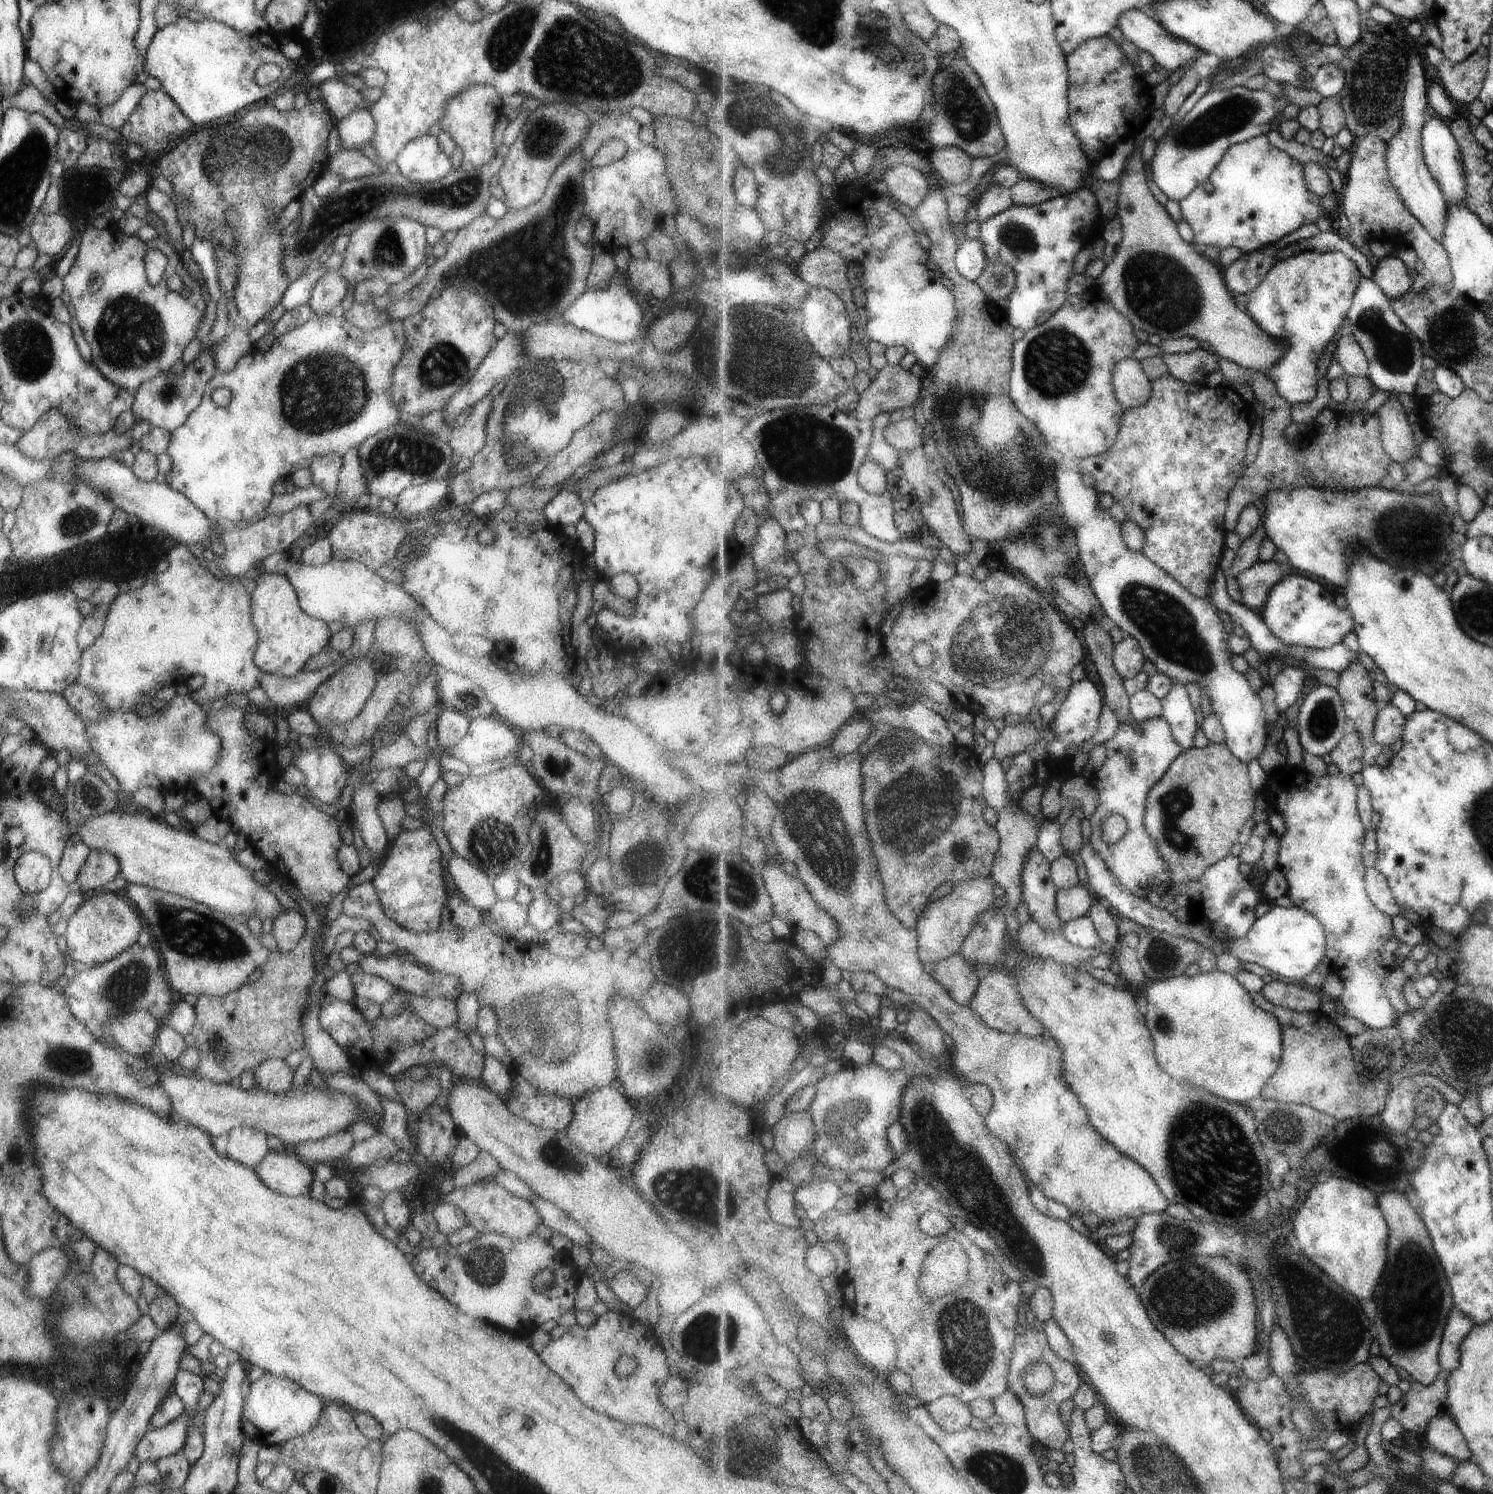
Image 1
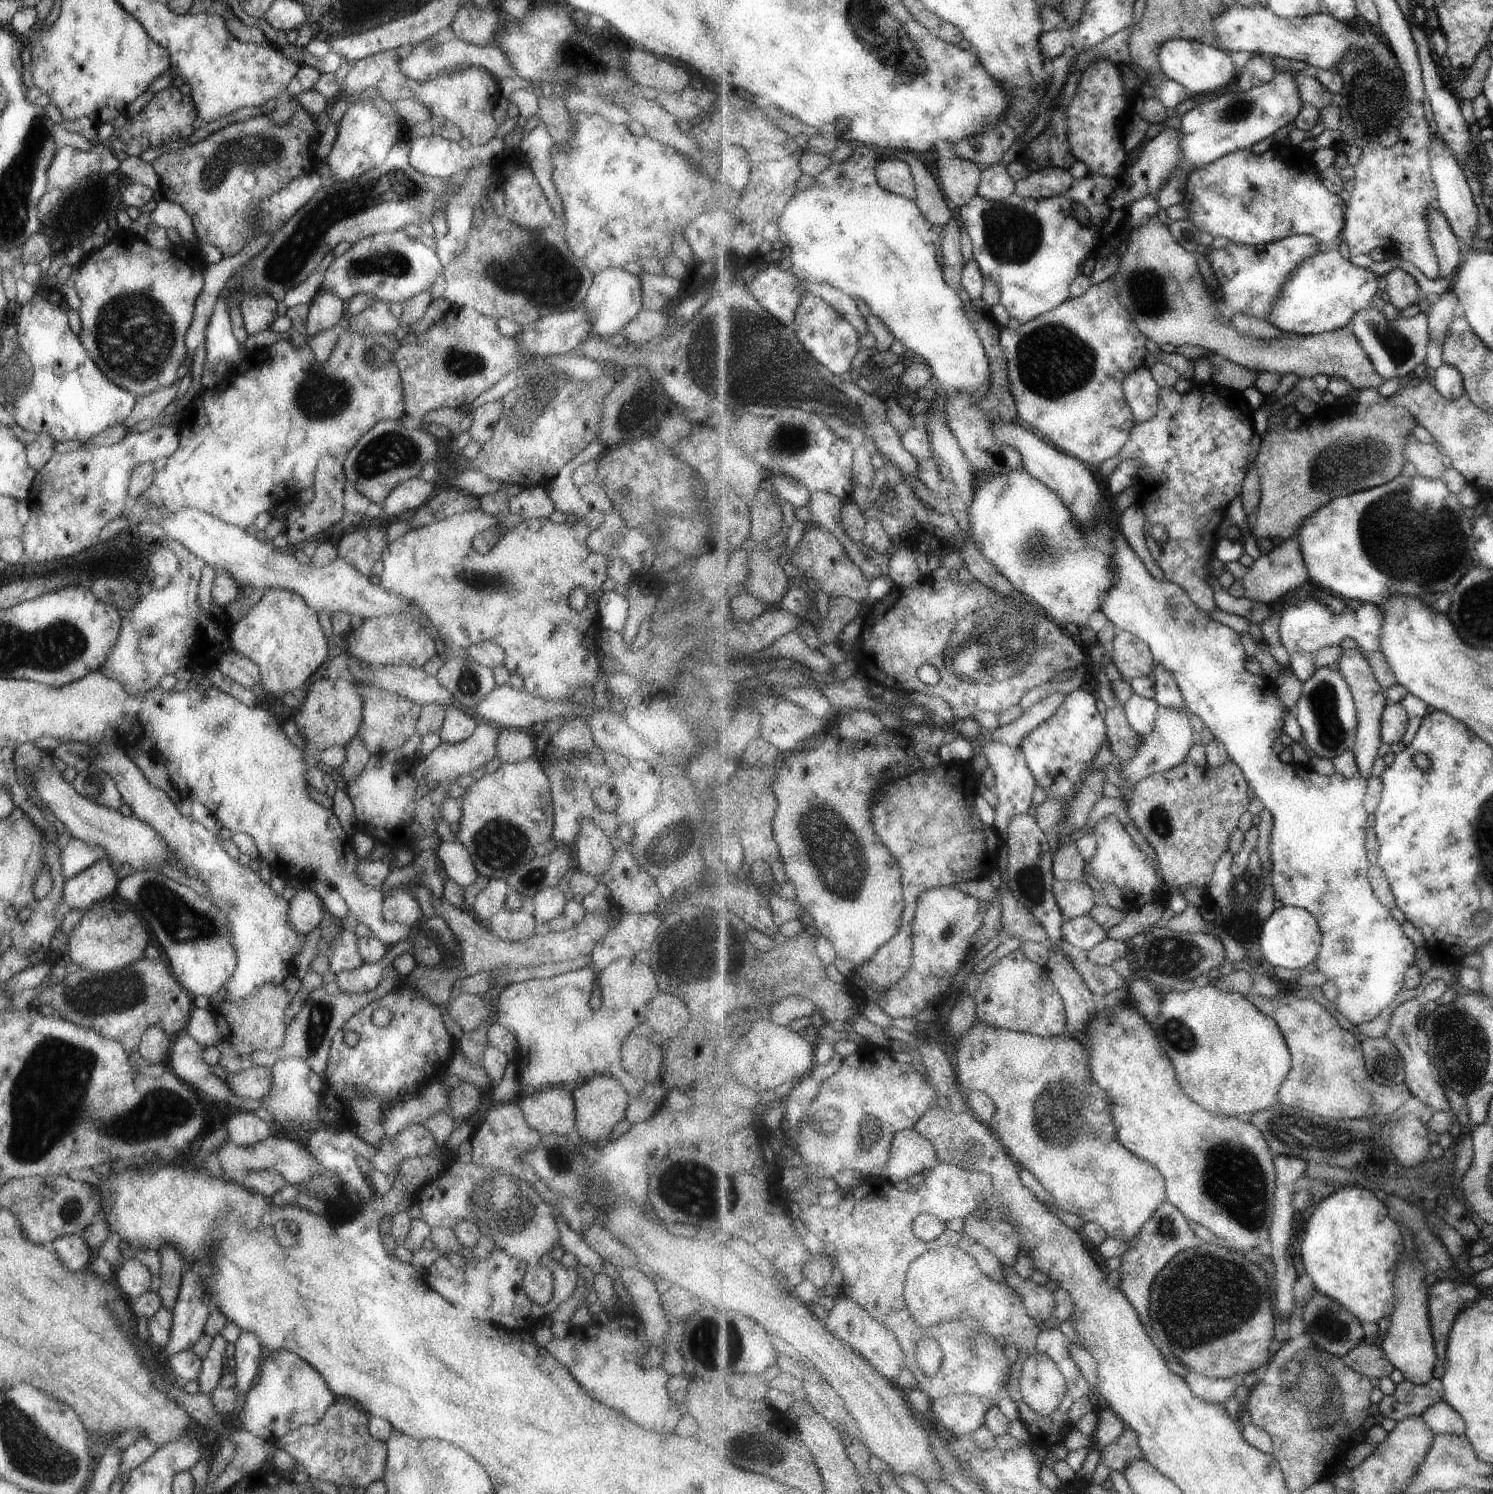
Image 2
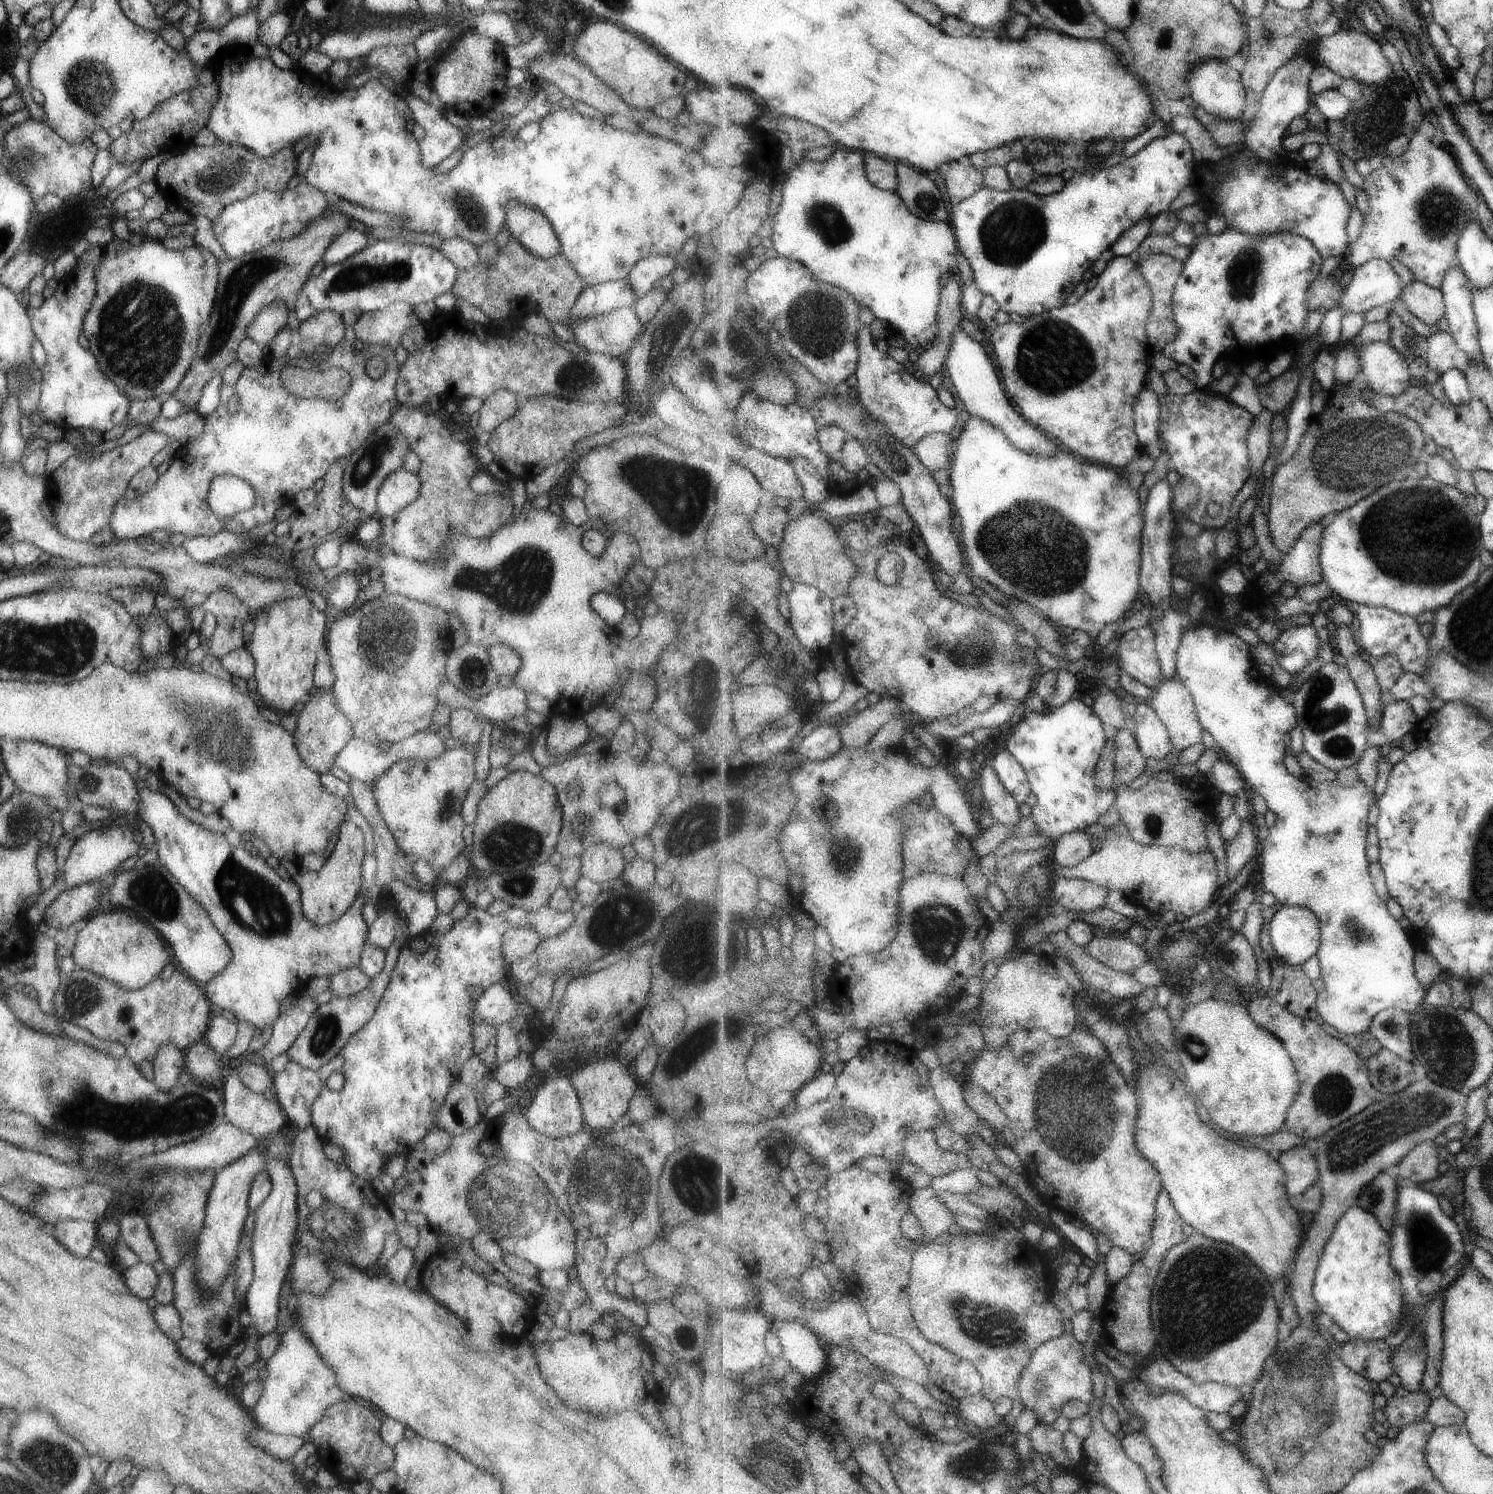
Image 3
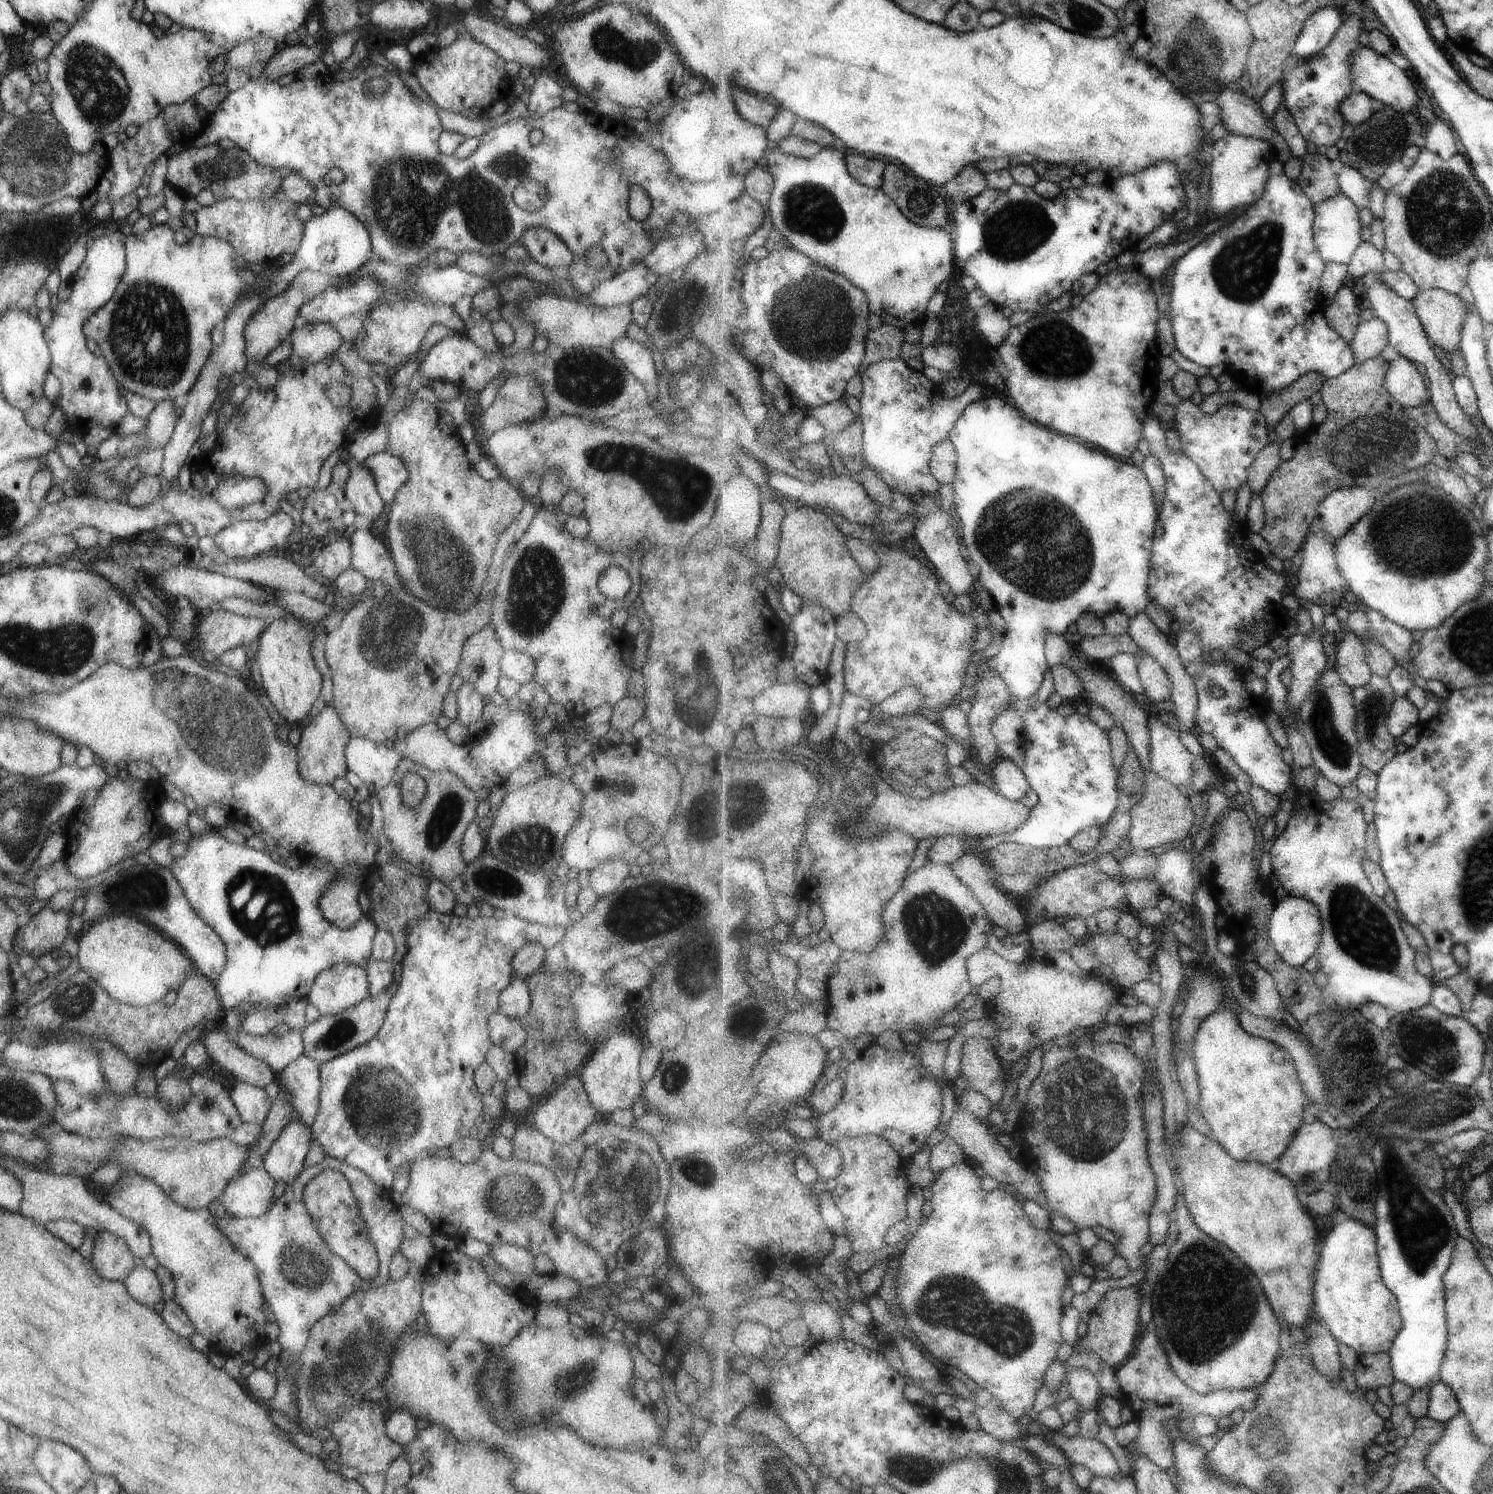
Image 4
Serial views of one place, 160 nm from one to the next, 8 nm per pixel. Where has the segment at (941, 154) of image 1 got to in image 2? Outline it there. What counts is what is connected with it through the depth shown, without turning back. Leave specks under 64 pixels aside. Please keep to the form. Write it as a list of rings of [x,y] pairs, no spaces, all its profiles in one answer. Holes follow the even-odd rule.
[[[961,157],[938,159],[938,175],[944,194],[954,207],[968,203],[977,193],[983,169]]]

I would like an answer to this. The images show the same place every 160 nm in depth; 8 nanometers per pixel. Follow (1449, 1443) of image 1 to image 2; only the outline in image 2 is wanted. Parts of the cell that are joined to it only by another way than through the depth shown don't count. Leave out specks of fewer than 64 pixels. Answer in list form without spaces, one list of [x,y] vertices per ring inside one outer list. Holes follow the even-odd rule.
[[[1445,1400],[1430,1406],[1422,1415],[1435,1435],[1452,1434],[1463,1436],[1468,1432],[1468,1422],[1458,1410],[1455,1410]]]

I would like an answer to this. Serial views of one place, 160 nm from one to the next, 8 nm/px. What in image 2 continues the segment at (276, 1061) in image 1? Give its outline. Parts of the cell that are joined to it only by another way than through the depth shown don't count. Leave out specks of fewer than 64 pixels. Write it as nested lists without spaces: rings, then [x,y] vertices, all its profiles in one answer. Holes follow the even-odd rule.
[[[246,1064],[237,1073],[228,1073],[224,1078],[228,1087],[232,1092],[241,1097],[262,1099],[270,1091],[271,1086],[271,1071],[270,1067],[262,1067],[259,1065],[251,1065],[250,1067]]]

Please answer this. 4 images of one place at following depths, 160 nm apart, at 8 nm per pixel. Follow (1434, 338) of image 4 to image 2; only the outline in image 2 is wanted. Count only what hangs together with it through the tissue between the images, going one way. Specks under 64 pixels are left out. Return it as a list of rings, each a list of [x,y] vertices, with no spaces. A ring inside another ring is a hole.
[[[1398,267],[1384,275],[1382,282],[1383,291],[1389,296],[1391,304],[1399,311],[1413,304],[1419,304],[1421,296],[1425,296],[1417,280]]]

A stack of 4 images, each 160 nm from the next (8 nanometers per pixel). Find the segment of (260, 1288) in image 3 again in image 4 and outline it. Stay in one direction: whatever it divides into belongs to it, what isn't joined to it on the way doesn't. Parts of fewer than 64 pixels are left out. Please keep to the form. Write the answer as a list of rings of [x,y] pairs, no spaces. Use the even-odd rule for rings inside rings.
[[[292,1118],[273,1140],[259,1166],[263,1167],[275,1182],[283,1180],[285,1188],[303,1168],[303,1158],[309,1150],[311,1140],[310,1128],[300,1120]]]

